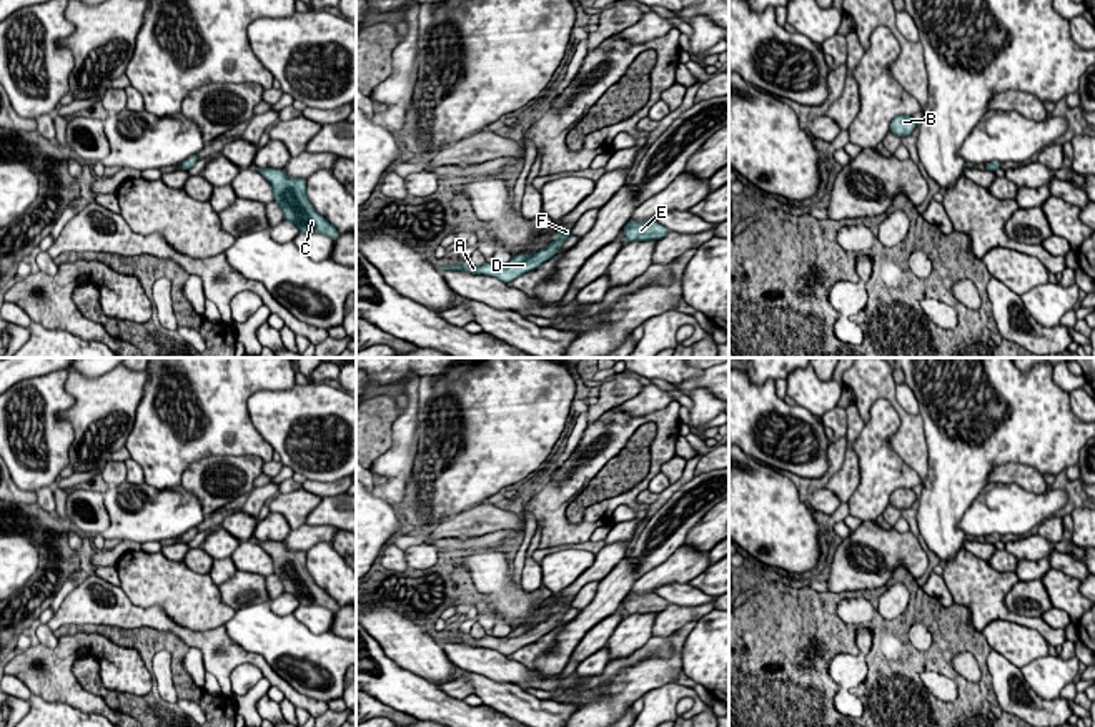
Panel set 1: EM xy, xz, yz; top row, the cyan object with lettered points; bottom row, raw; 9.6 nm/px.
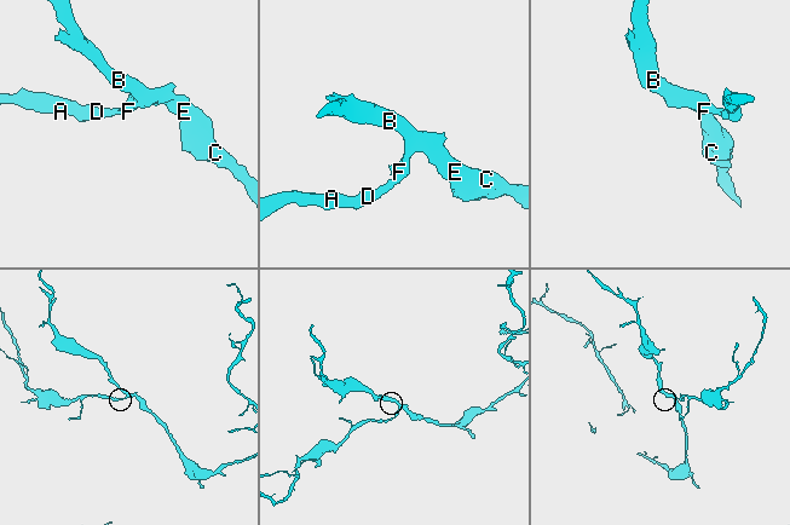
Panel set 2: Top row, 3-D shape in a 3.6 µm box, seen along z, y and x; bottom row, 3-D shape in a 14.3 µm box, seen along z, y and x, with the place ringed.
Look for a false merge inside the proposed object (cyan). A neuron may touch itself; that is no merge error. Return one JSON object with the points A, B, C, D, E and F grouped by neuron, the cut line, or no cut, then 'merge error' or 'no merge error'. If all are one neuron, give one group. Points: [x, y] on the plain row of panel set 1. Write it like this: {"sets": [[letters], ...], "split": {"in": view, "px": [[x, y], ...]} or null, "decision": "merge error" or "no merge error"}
{"sets": [["A", "B", "C", "D", "E", "F"]], "split": null, "decision": "no merge error"}

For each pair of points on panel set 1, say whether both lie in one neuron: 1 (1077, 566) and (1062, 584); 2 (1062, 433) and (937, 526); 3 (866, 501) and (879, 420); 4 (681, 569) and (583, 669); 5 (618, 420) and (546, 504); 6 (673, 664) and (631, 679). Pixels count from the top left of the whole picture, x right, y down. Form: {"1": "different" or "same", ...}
{"1": "same", "2": "same", "3": "same", "4": "different", "5": "same", "6": "same"}

